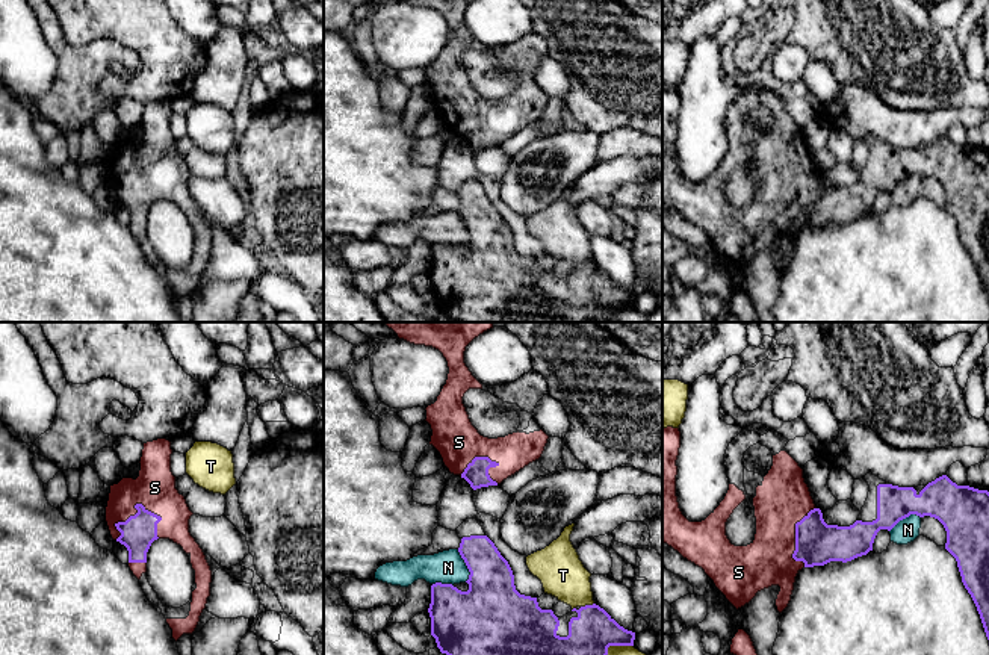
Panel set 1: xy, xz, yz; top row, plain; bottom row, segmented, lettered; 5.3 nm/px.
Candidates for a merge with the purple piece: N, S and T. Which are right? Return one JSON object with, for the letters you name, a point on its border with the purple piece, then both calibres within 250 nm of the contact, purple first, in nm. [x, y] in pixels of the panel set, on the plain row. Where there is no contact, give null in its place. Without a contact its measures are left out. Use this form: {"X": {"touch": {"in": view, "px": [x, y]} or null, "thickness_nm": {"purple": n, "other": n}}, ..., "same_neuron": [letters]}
{"S": {"touch": {"in": "xy", "px": [136, 174]}, "thickness_nm": {"purple": 180, "other": 220}}, "same_neuron": ["S"]}

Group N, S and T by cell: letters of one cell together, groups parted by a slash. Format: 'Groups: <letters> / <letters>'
Groups: N / S / T

